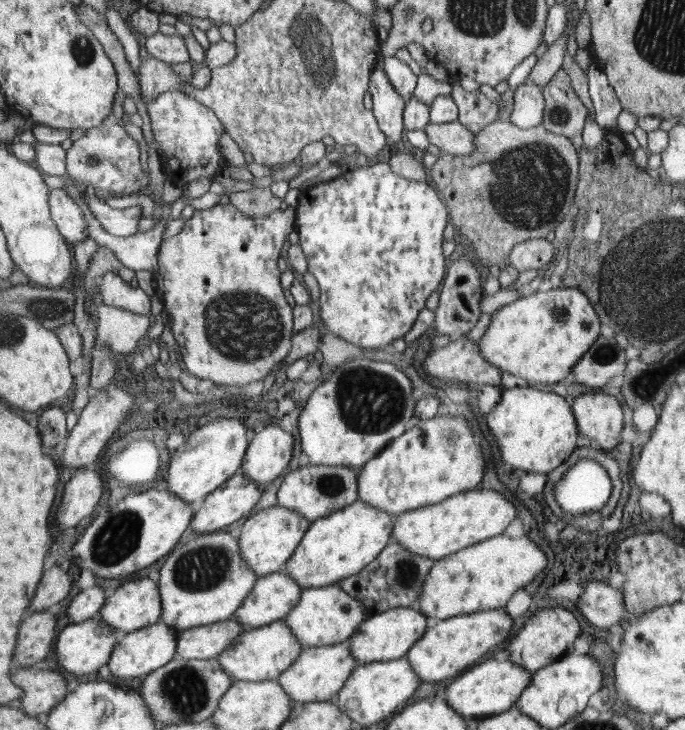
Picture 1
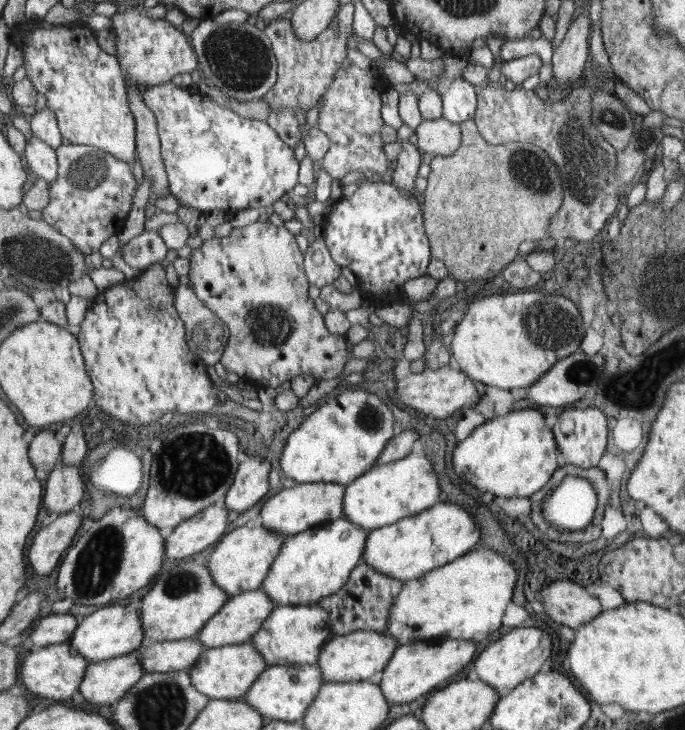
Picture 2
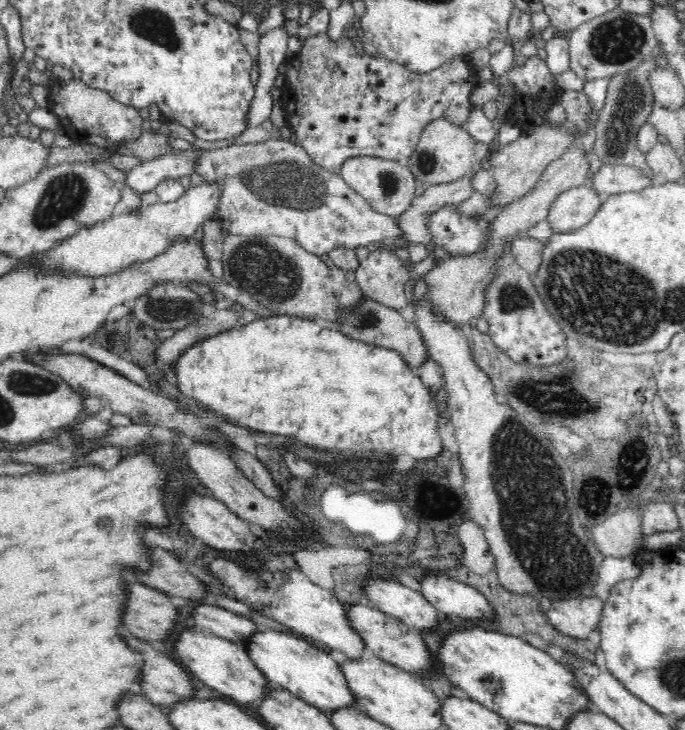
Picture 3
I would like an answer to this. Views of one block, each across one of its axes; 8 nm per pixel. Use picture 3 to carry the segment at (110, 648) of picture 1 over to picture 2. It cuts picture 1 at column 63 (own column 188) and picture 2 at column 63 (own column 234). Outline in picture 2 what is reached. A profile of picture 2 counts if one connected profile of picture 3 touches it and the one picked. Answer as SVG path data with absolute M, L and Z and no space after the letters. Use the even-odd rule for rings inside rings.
M69 640L32 649L22 661L20 676L22 676L22 684L26 686L30 694L38 698L47 698L48 703L62 703L62 700L68 700L64 703L69 703L72 694L78 692L79 684L83 681L89 664L89 659L76 652Z

